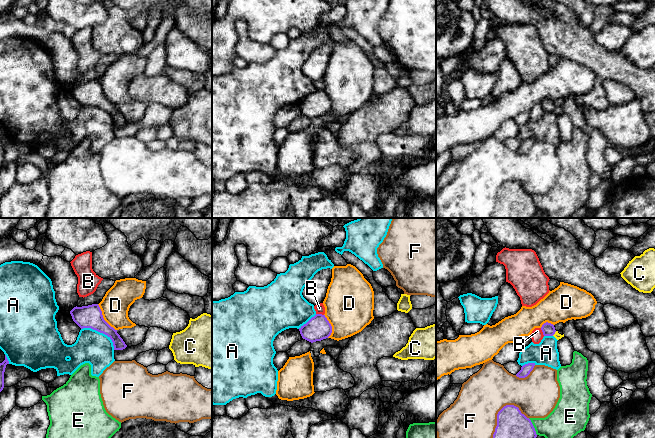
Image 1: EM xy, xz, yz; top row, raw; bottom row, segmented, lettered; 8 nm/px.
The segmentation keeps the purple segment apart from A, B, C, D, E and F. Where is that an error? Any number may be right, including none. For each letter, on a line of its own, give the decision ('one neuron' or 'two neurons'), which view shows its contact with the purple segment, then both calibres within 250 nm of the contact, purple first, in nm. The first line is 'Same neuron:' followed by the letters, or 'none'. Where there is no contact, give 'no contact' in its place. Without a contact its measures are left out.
Same neuron: none
A: two neurons; contact in xy; calibres 180 and 260 nm
B: two neurons; contact in xz; calibres 190 and 80 nm
C: two neurons; contact in yz; calibres 110 and 50 nm
D: two neurons; contact in xy; calibres 180 and 220 nm
E: two neurons; contact in yz; calibres 340 and 280 nm
F: two neurons; contact in yz; calibres 320 and 420 nm

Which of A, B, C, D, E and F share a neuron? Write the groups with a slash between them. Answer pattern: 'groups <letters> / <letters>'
groups A / B / C / D / E / F

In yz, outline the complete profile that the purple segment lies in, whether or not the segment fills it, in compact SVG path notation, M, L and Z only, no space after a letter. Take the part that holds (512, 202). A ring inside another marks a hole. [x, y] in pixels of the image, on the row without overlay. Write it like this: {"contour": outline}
{"contour": "M506 181L498 188L492 218L534 218L536 213L531 196L518 183Z"}

